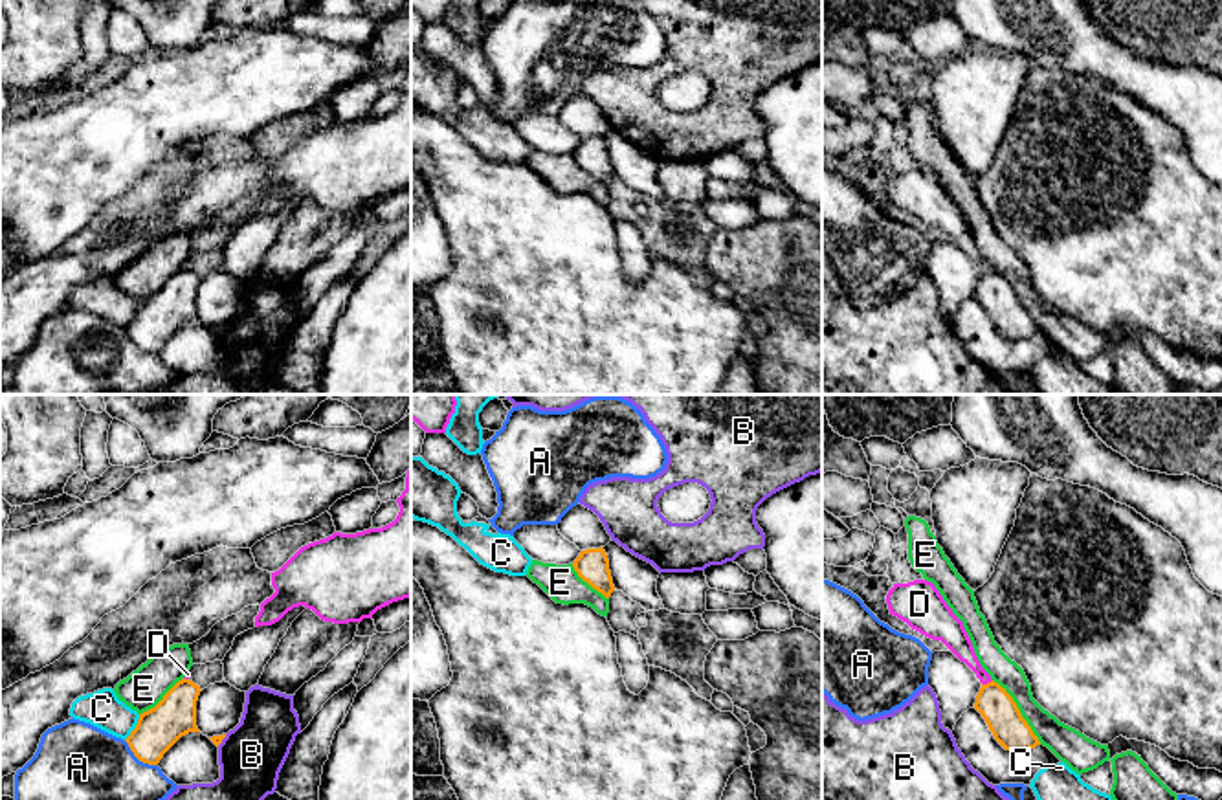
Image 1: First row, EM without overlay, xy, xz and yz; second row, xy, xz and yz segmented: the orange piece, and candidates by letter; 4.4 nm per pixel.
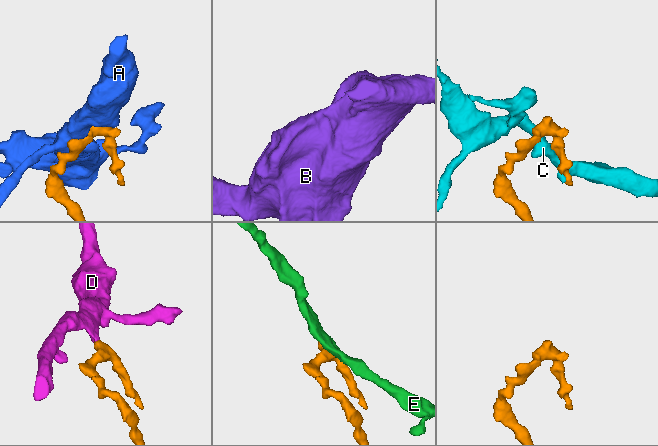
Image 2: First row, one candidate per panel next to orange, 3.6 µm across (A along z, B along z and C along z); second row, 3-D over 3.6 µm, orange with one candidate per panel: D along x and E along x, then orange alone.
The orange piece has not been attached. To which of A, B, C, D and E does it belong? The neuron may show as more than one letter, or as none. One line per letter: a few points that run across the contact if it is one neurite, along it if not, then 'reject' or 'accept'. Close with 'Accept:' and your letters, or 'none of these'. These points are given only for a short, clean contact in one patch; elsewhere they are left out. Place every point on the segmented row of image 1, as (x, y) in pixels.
A: reject
B: reject
C: reject
D: line yz (997, 707), (988, 683), (955, 637); accept
E: line yz (993, 679), (1011, 698), (1041, 744); reject
Accept: D

